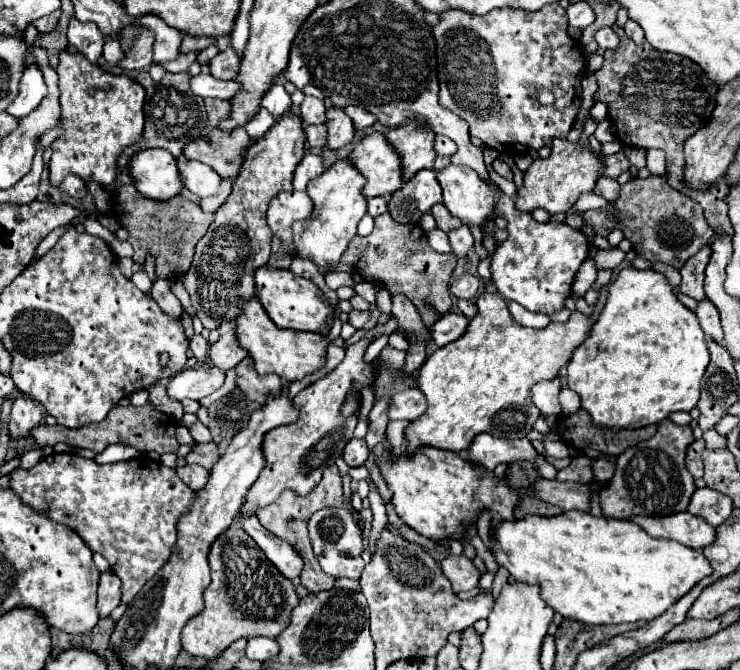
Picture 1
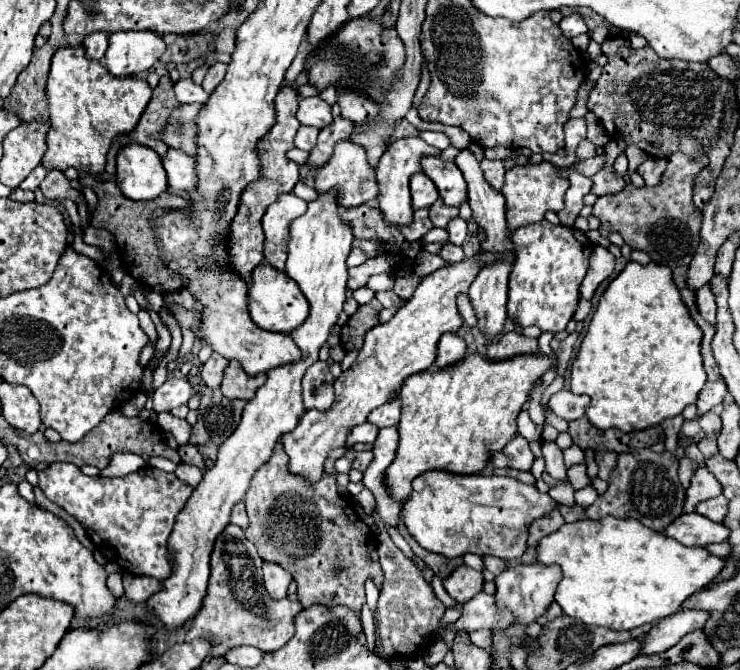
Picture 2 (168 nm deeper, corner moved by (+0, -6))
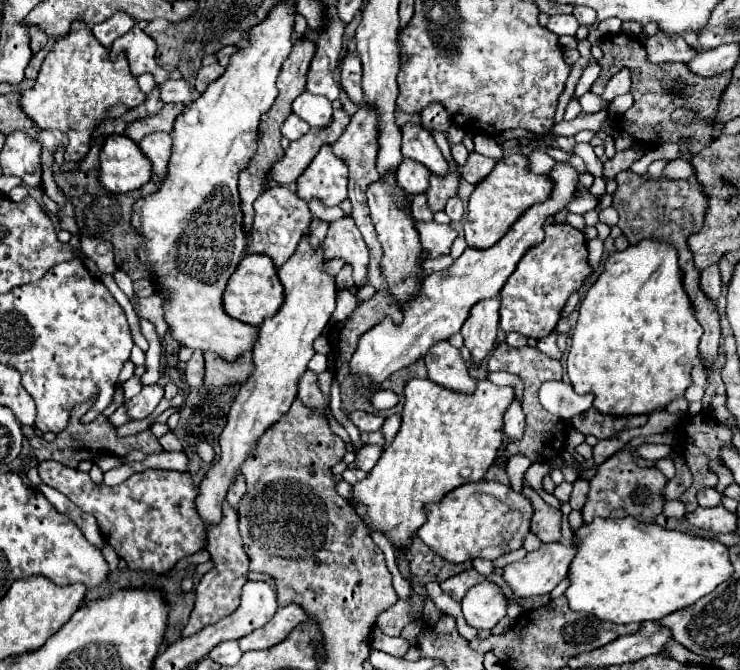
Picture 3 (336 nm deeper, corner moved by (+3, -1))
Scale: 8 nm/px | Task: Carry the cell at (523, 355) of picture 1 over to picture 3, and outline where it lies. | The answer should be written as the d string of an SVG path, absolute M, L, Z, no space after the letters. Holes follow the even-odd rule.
M410 379L404 387L404 411L402 425L394 441L384 449L378 465L354 485L354 501L368 507L364 523L374 525L378 531L386 533L388 539L398 547L408 547L410 537L426 521L422 507L426 503L440 501L448 491L462 483L484 479L488 467L496 461L498 449L504 439L502 415L514 401L514 387L498 387L490 381L476 381L474 393L460 393L444 389L430 379Z

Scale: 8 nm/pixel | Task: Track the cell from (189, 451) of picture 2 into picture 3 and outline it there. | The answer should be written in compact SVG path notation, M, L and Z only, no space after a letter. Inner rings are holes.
M168 431L164 437L160 437L158 439L160 441L160 445L166 449L166 451L182 451L182 443L180 443L180 439L172 433L172 431Z

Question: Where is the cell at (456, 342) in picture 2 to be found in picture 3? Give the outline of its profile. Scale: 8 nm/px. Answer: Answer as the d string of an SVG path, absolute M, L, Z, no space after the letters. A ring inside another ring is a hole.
M448 339L432 345L424 357L424 363L428 367L428 379L456 391L472 393L474 381L468 375L468 365L464 363L460 349L450 345Z

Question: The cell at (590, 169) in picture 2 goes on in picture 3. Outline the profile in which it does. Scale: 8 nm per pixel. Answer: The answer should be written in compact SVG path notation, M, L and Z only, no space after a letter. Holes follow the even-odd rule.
M532 151L530 153L530 169L534 173L548 175L556 165L558 165L558 161L552 159L548 153L542 153L542 151Z

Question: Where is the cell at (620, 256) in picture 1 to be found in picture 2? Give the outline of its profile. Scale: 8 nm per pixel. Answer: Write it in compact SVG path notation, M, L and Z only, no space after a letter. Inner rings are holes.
M597 246L593 250L593 256L591 256L591 262L589 262L589 272L581 284L581 298L589 300L593 296L593 292L597 290L597 286L611 276L613 272L613 266L615 266L615 256L603 248L603 246Z

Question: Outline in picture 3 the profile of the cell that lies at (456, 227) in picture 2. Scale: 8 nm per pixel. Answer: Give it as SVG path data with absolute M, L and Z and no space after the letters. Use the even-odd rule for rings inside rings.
M452 197L448 199L448 205L446 205L446 215L452 219L452 221L460 221L462 215L464 215L464 207L462 207L462 201L460 197Z

